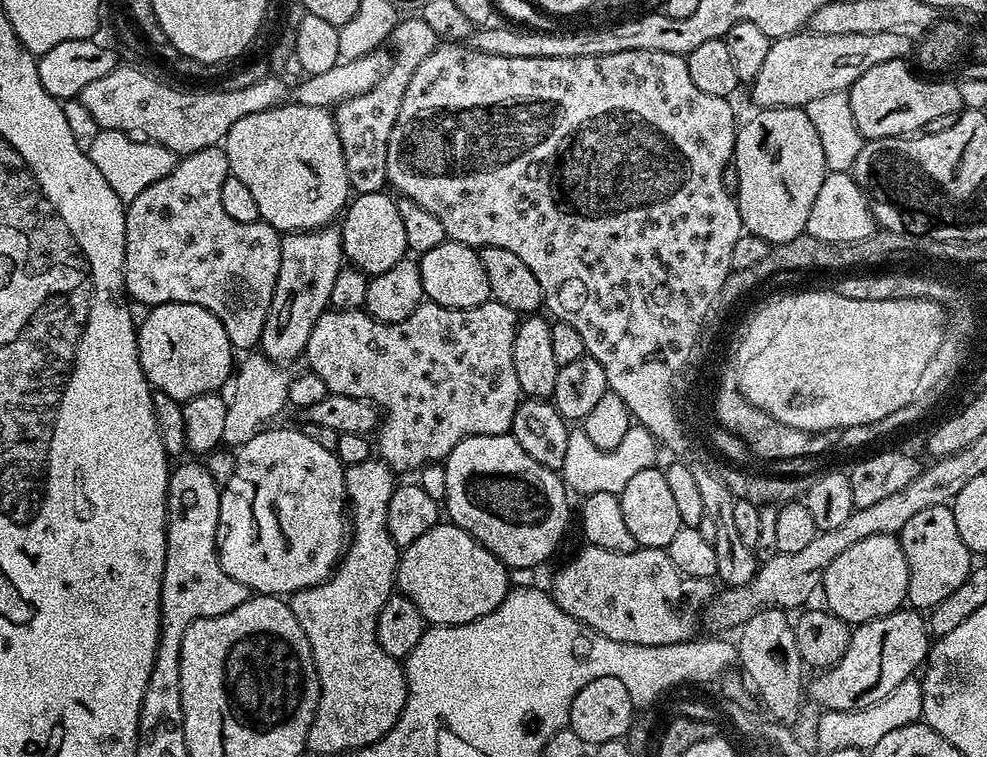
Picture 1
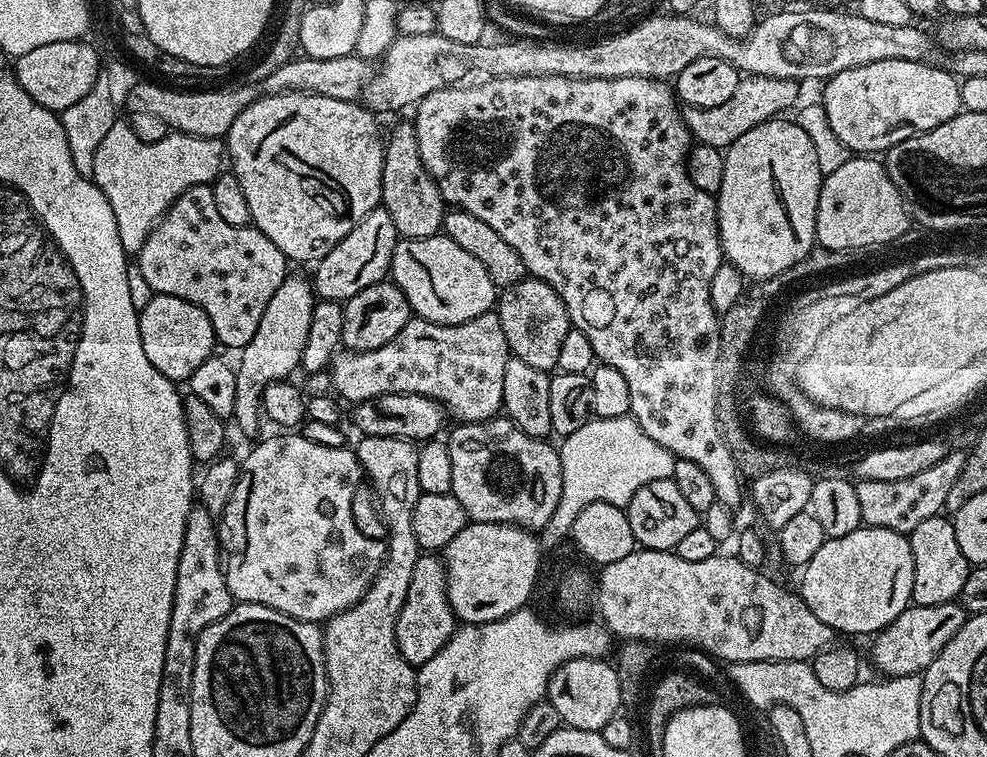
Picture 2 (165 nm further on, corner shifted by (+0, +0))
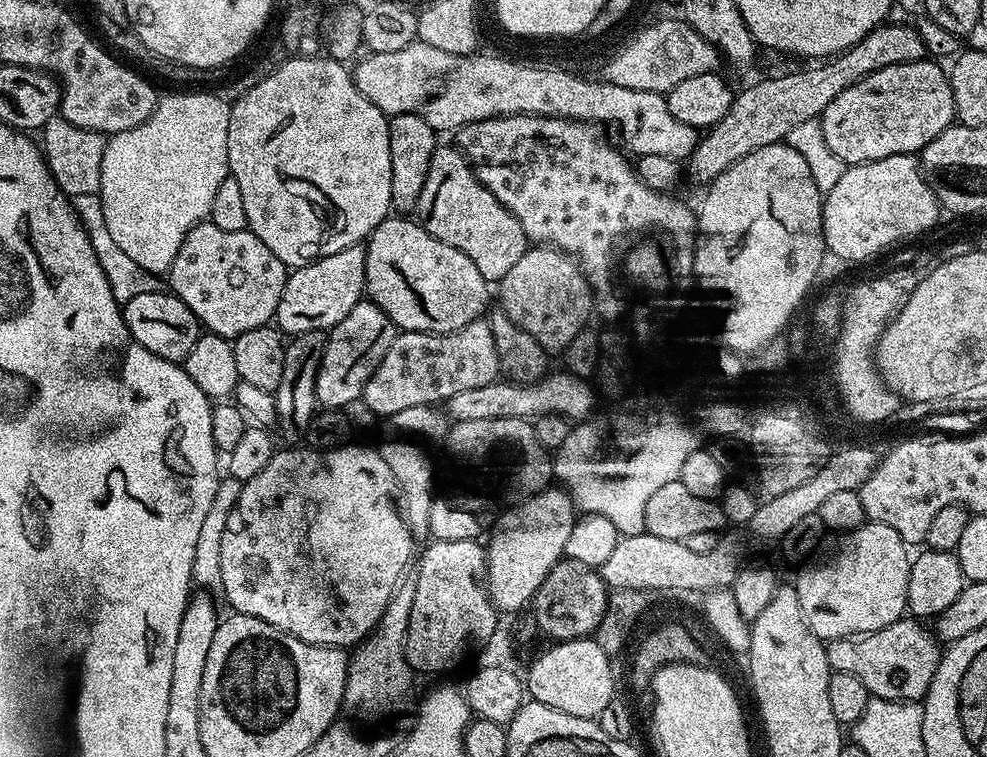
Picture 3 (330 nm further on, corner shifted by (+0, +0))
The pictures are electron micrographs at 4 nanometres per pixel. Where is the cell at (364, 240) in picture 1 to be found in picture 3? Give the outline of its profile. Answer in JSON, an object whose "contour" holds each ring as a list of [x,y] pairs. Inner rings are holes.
{"contour":[[[363,243],[346,246],[346,250],[338,250],[338,254],[330,254],[326,258],[295,269],[284,284],[282,298],[278,302],[274,317],[275,327],[289,337],[300,336],[303,332],[327,333],[338,322],[342,322],[342,318],[346,318],[346,314],[350,314],[350,310],[354,310],[354,306],[365,295],[365,278],[366,247]]]}

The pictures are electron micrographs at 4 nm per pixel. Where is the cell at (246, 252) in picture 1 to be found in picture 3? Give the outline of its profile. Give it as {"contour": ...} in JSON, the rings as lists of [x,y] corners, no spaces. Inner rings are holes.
{"contour":[[[201,222],[186,234],[172,268],[166,274],[166,284],[173,296],[190,306],[190,310],[207,331],[233,341],[248,330],[273,323],[289,275],[289,269],[280,261],[278,254],[274,254],[274,250],[270,250],[270,246],[266,246],[266,242],[262,242],[252,232],[222,230],[210,222]]]}

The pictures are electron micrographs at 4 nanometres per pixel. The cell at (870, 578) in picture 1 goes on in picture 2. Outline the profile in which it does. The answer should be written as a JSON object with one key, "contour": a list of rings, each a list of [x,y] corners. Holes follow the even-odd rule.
{"contour":[[[861,526],[850,534],[825,539],[822,550],[818,550],[818,554],[804,565],[802,575],[798,595],[804,599],[806,606],[810,606],[818,622],[826,622],[826,626],[830,626],[836,634],[845,632],[848,636],[871,637],[883,632],[887,624],[894,622],[894,618],[912,604],[914,554],[905,533]]]}

